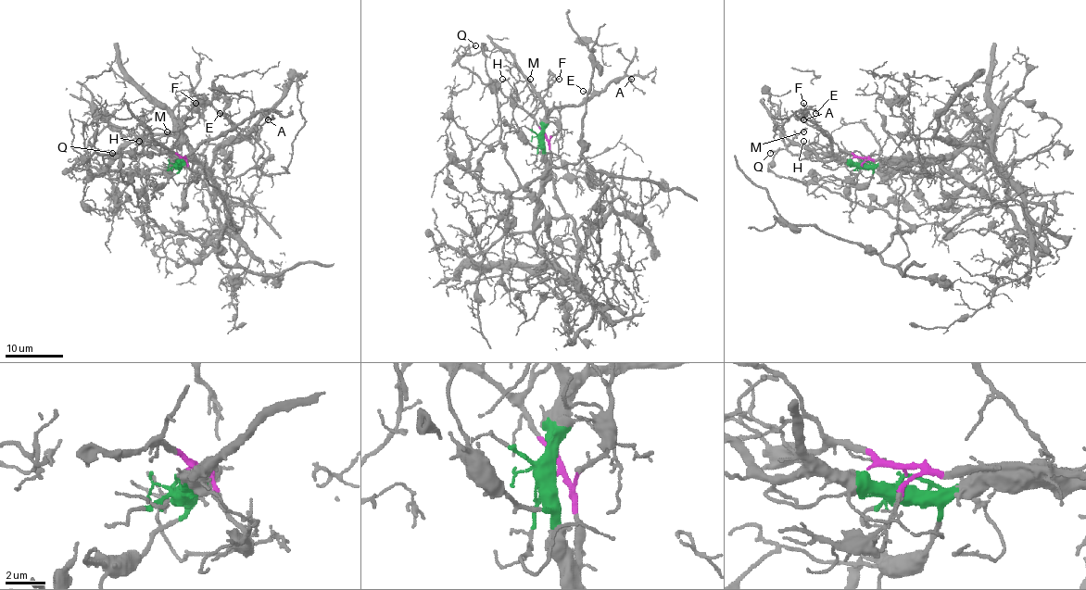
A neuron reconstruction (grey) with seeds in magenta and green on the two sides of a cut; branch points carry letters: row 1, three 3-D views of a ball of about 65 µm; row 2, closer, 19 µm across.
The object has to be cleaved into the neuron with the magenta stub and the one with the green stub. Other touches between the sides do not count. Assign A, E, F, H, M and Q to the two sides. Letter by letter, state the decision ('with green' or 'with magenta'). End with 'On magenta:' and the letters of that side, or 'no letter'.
A: with green
E: with green
F: with magenta
H: with magenta
M: with green
Q: with magenta
On magenta: F, H, Q

